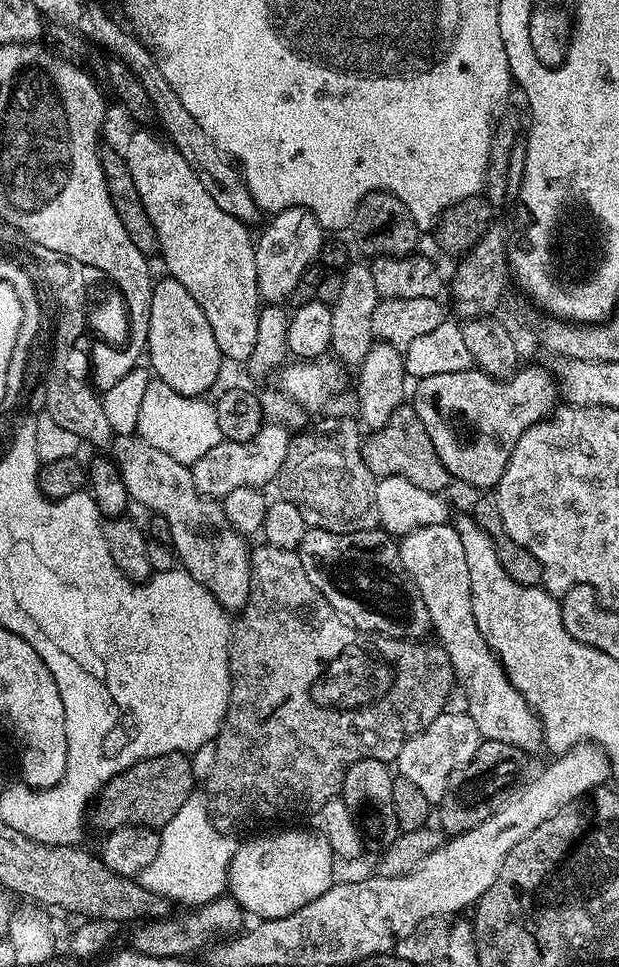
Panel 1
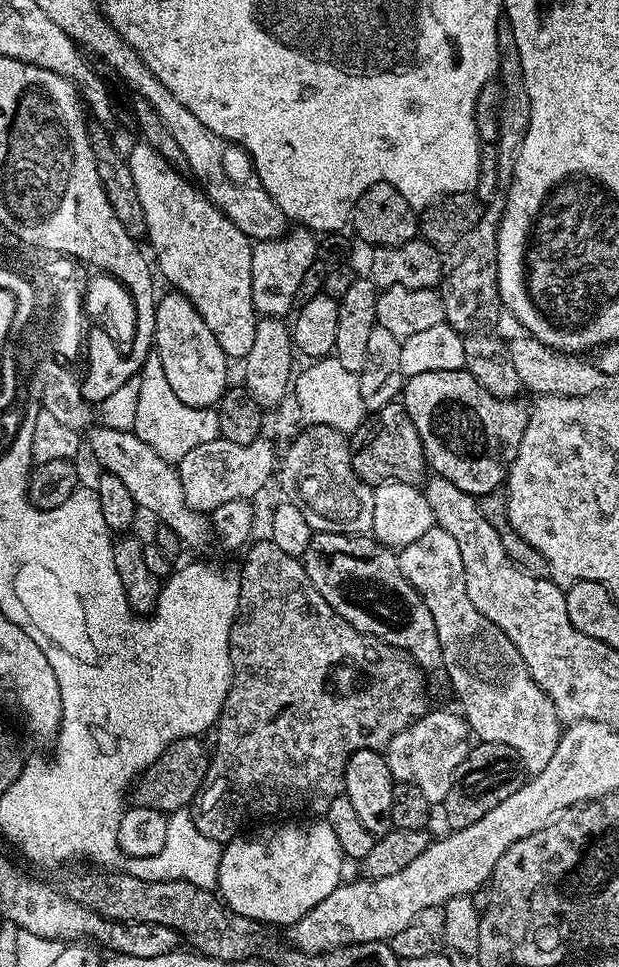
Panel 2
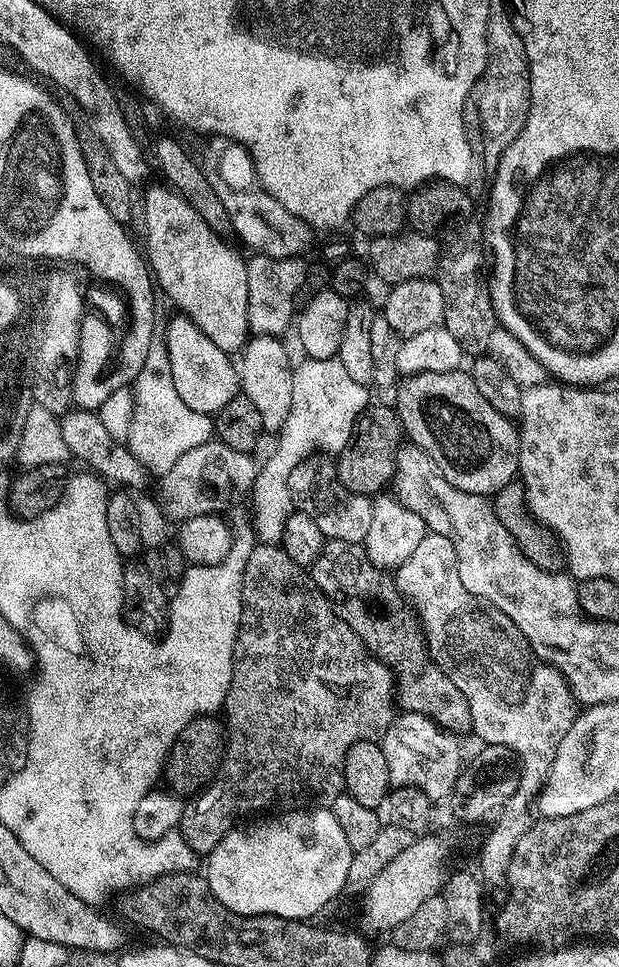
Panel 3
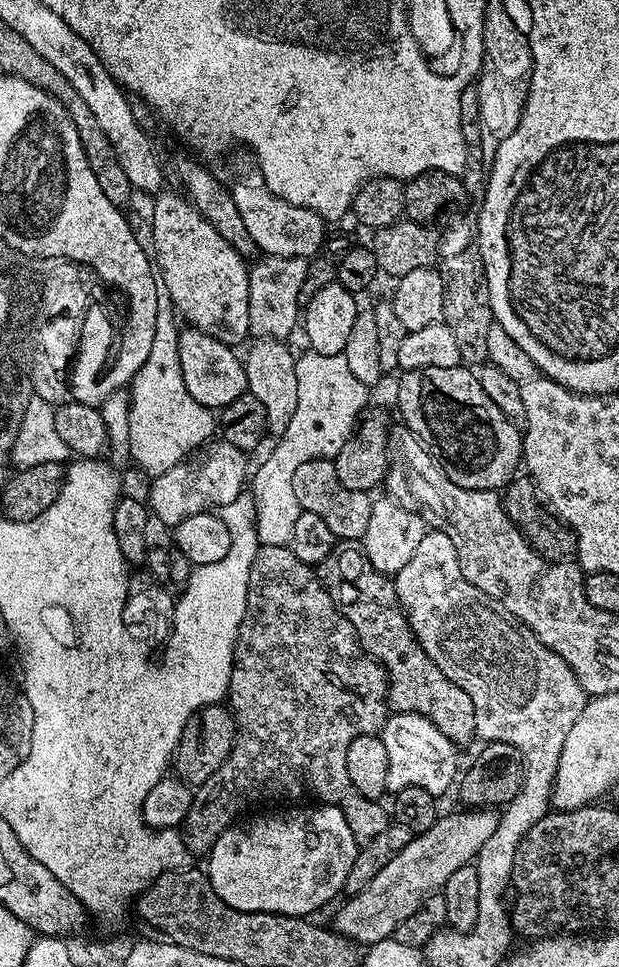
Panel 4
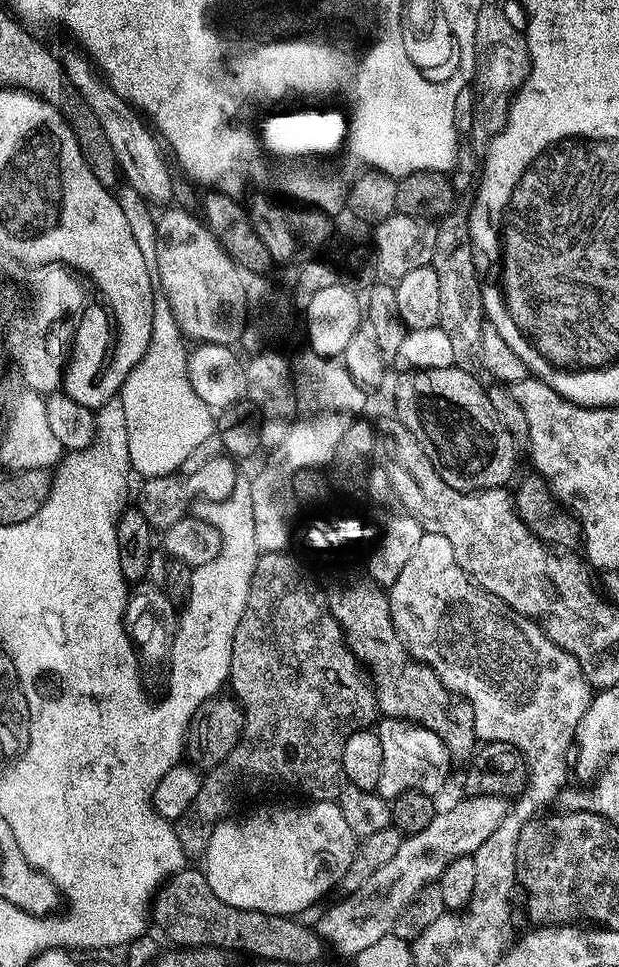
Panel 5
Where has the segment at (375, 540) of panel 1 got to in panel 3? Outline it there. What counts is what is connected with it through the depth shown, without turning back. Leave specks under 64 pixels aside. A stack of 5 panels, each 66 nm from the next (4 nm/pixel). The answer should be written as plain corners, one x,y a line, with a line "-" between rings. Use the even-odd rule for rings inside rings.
341,540
334,548
344,552
341,556
319,557
310,575
332,603
332,608
358,634
373,656
391,668
397,679
398,704
404,712
417,712
441,727
457,734
472,732
472,719
466,698
448,675
434,661
424,637
424,626
416,609
404,599
395,579
385,569
376,568
359,547
349,546

